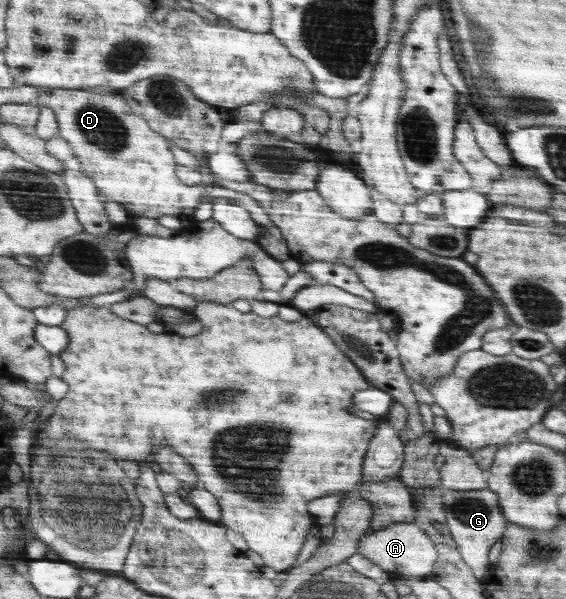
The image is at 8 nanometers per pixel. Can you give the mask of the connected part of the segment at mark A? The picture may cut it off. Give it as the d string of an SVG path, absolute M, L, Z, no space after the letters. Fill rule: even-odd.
M414 522L390 524L361 537L357 553L367 557L390 575L394 581L400 577L425 577L434 569L438 554L434 542Z

